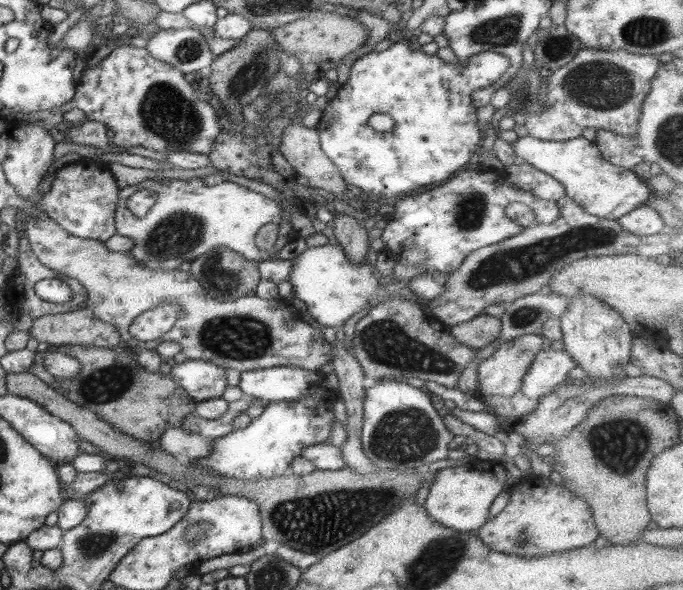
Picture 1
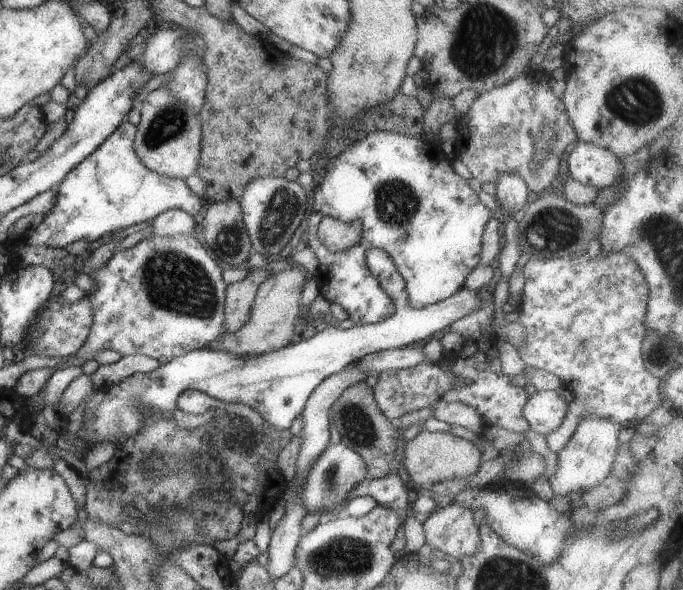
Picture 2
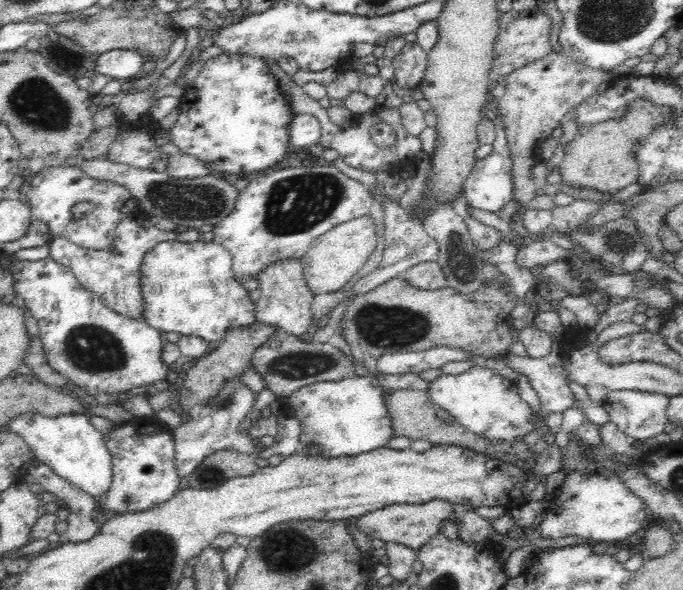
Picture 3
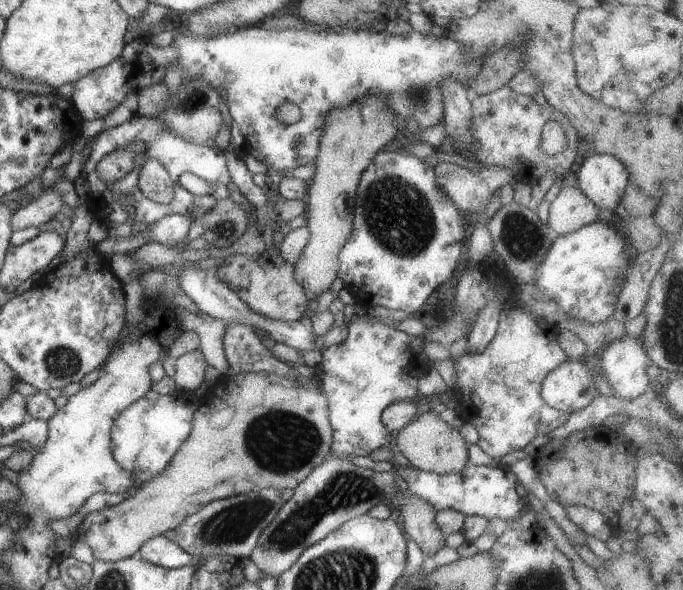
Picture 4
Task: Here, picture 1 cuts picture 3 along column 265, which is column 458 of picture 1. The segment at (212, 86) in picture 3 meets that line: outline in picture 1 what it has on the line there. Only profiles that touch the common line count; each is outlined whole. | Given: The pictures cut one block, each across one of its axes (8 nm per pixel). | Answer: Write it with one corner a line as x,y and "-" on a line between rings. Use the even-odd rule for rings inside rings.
410,37
403,39
397,38
396,43
390,44
390,46
384,51
363,54
361,57
352,64
350,69
350,75
348,81
340,86
337,90
337,94
334,98
328,100
326,107
323,109
320,121
316,128
318,128
319,144
321,150
330,158
330,160
340,169
340,174
344,177
344,180
358,186
369,196
379,196
383,198
400,198
406,196
406,194
412,194
414,190
418,190
420,186
426,186
430,183
444,182
446,178
450,178
457,173
456,170
464,168
468,165
476,152
480,150
480,138
482,138
482,127
478,125
478,117
476,116
477,106
472,103
472,92
478,91
479,89
494,86
499,78
508,67
510,67
510,61
508,56
504,54
498,54
497,52
479,52
468,58
463,63
448,63
443,61
438,55
430,54
427,55
421,50
413,50
410,45
-
372,114
388,114
395,120
394,129
389,132
378,132
368,125
368,118

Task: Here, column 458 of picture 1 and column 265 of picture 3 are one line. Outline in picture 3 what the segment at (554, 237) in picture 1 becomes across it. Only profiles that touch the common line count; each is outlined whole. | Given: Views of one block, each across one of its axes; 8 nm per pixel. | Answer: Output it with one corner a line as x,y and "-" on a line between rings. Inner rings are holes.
282,259
270,263
258,273
258,286
261,295
256,305
256,321
275,326
288,334
300,336
314,326
315,321
310,305
315,294
306,284
304,265
301,259

